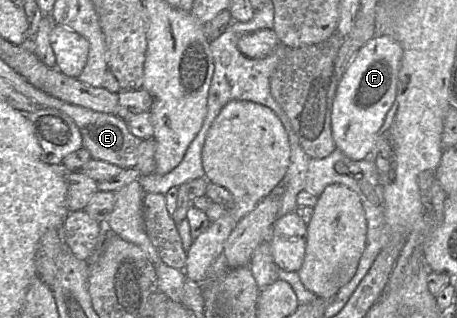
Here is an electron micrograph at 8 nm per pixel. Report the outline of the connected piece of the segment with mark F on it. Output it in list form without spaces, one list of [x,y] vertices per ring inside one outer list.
[[[376,35],[355,55],[337,84],[331,112],[331,129],[336,148],[354,161],[367,157],[376,135],[395,102],[402,48],[388,35]]]

